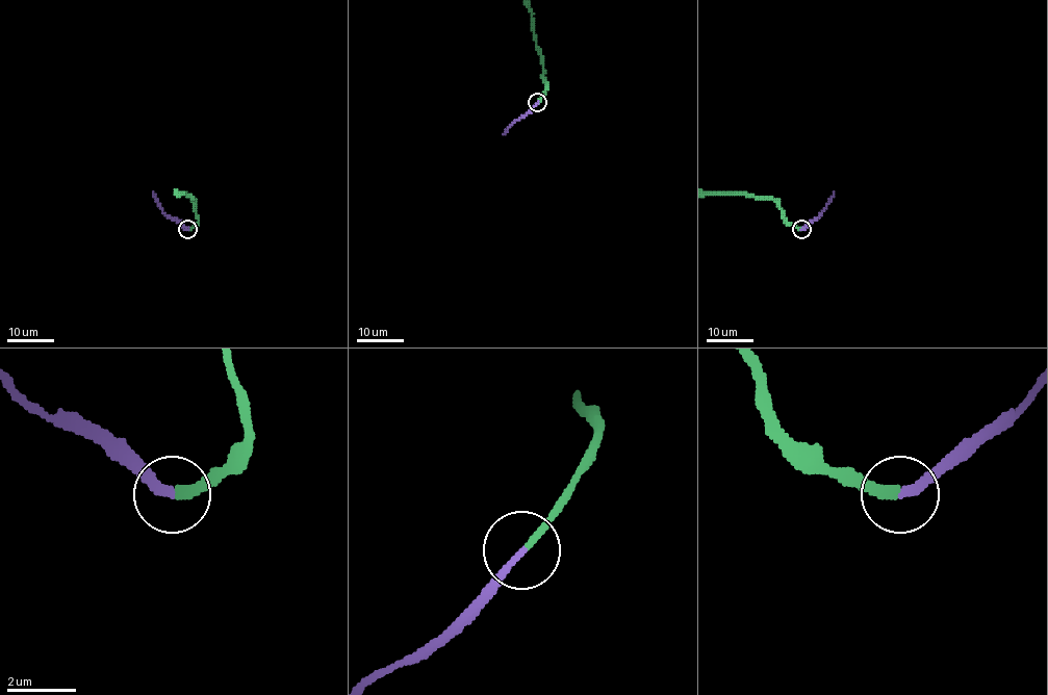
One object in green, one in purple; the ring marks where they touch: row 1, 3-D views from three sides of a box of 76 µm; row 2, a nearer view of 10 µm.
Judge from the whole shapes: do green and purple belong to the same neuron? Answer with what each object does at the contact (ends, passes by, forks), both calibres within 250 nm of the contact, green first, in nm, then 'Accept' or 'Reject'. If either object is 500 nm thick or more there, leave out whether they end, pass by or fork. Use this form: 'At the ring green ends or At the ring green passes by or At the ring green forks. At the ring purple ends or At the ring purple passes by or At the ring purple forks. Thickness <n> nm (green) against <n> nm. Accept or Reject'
At the ring green ends. At the ring purple ends. Thickness 220 nm (green) against 220 nm. Accept

